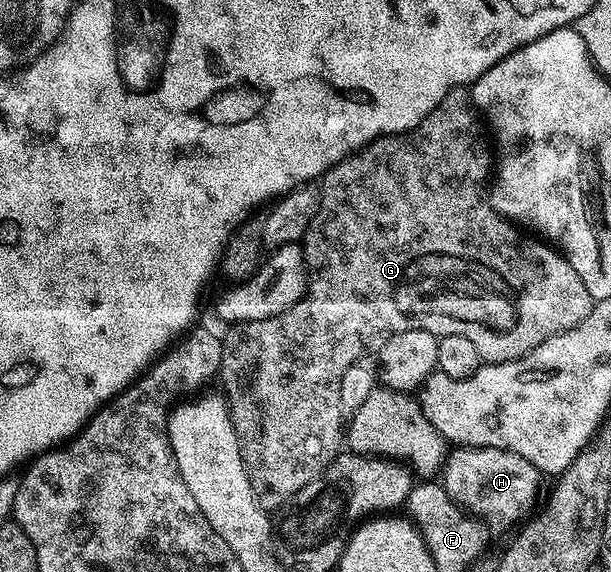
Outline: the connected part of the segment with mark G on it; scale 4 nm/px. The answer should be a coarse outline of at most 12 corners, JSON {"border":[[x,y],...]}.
{"border":[[466,88],[323,174],[306,293],[217,377],[282,506],[414,329],[524,357],[593,304],[491,206]]}

